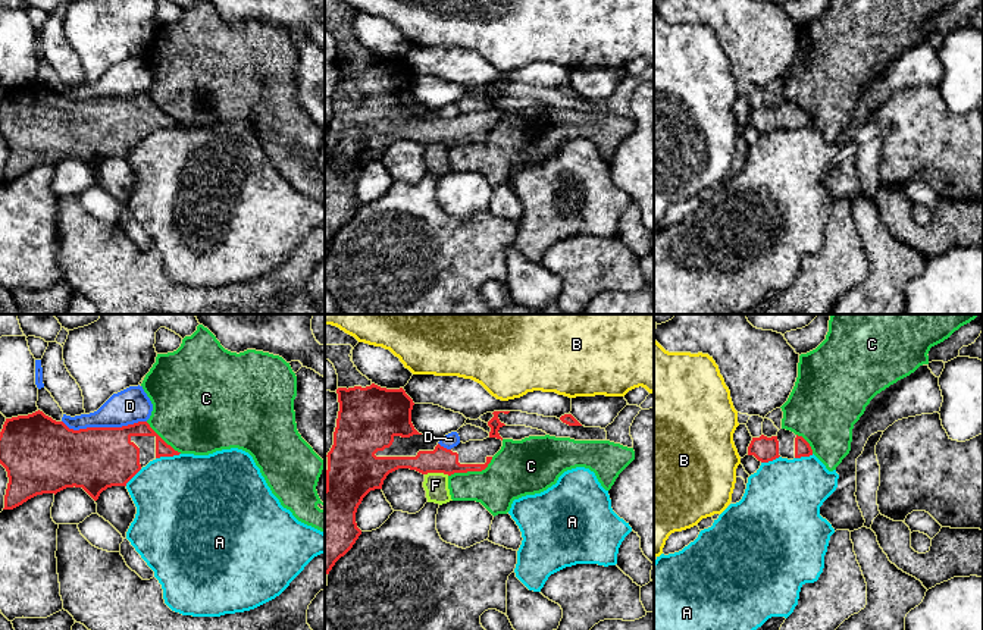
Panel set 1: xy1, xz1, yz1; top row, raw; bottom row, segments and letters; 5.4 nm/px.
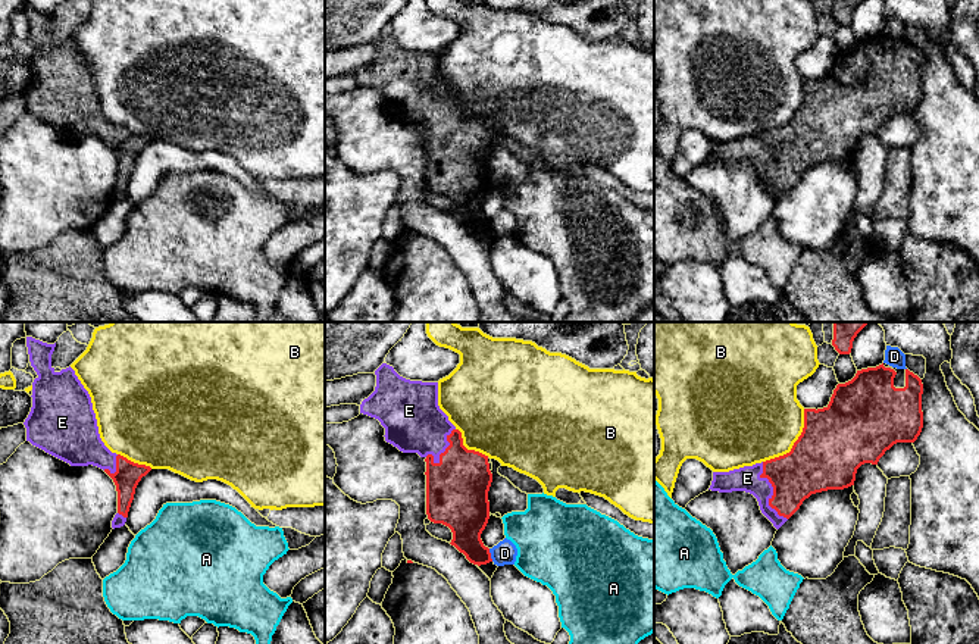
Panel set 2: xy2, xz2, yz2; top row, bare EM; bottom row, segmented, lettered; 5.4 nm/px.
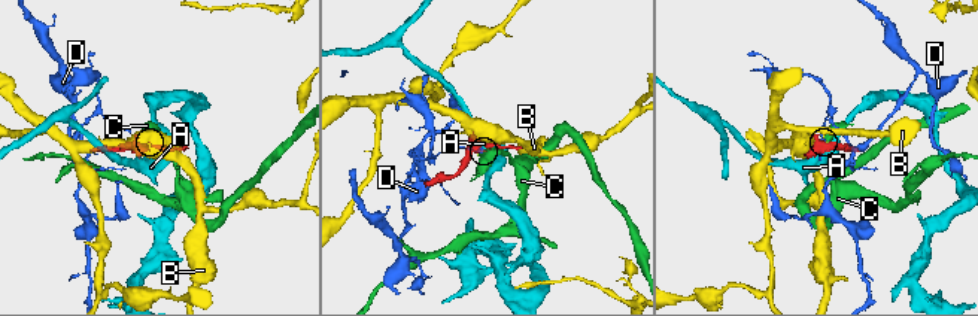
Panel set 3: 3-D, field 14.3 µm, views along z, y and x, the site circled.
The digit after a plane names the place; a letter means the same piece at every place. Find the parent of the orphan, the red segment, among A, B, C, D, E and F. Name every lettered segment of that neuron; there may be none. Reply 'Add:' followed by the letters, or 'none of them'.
Add: E

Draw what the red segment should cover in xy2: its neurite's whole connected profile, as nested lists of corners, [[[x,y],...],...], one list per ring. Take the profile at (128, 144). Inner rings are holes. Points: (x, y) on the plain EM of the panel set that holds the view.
[[[26,7],[29,32],[37,49],[32,53],[32,78],[25,90],[26,112],[46,124],[69,134],[71,137],[97,137],[103,140],[115,153],[118,162],[118,184],[112,191],[112,198],[125,196],[135,159],[151,138],[138,135],[126,128],[112,124],[100,109],[96,84],[88,62],[84,59],[75,41],[69,37],[56,43],[51,37],[54,15],[47,15],[32,7]]]

